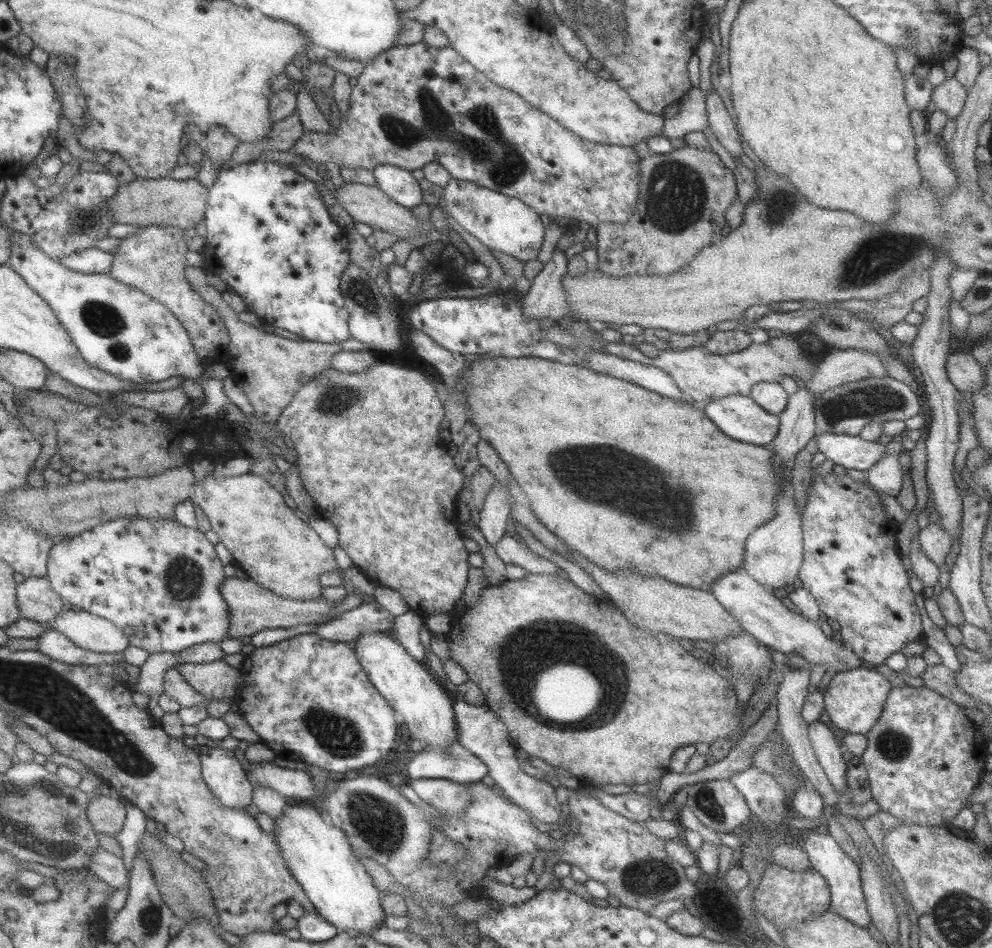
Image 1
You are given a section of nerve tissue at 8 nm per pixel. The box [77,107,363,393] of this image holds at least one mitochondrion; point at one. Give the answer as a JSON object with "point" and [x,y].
{"point":[104,319]}

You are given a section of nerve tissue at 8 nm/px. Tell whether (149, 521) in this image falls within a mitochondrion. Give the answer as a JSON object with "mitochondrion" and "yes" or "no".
{"mitochondrion":"no"}

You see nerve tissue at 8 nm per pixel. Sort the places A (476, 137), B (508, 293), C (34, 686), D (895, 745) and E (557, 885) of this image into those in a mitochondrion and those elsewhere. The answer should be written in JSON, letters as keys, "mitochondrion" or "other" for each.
{"A":"mitochondrion","B":"other","C":"mitochondrion","D":"mitochondrion","E":"other"}

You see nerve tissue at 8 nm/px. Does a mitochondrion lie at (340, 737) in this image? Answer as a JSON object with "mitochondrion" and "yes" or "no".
{"mitochondrion":"yes"}

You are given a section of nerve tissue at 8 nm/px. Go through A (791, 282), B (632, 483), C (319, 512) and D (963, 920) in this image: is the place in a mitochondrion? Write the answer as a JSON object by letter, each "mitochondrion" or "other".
{"A":"other","B":"mitochondrion","C":"other","D":"mitochondrion"}

